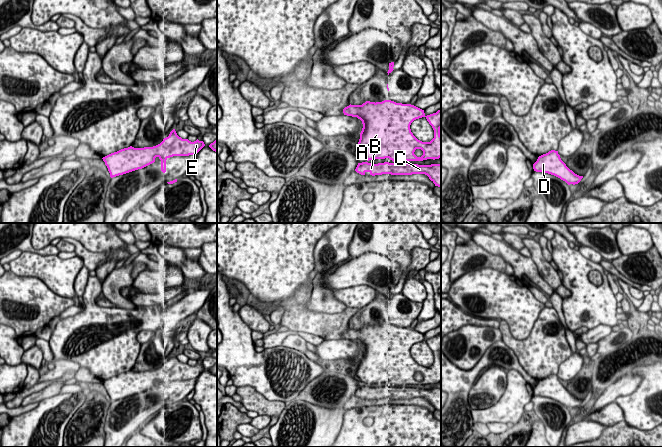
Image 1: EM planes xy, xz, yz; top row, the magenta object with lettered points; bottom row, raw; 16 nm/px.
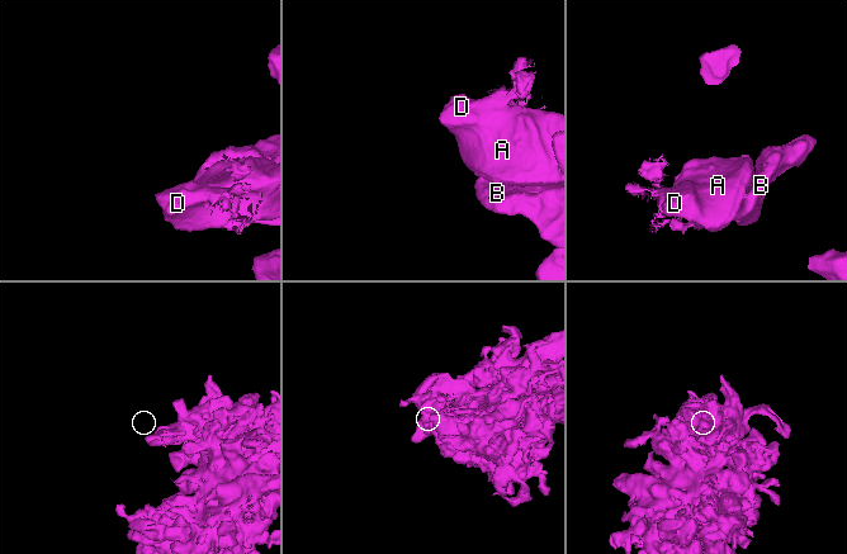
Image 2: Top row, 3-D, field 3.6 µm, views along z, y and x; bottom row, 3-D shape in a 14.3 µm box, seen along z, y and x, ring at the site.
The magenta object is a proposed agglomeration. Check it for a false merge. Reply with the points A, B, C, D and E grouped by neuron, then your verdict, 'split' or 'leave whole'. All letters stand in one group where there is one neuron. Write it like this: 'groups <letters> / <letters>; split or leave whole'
groups A B C D E; leave whole

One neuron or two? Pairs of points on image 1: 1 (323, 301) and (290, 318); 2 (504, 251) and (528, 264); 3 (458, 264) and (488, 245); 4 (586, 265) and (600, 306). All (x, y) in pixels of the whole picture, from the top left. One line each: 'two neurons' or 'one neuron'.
1: two neurons
2: one neuron
3: two neurons
4: one neuron

